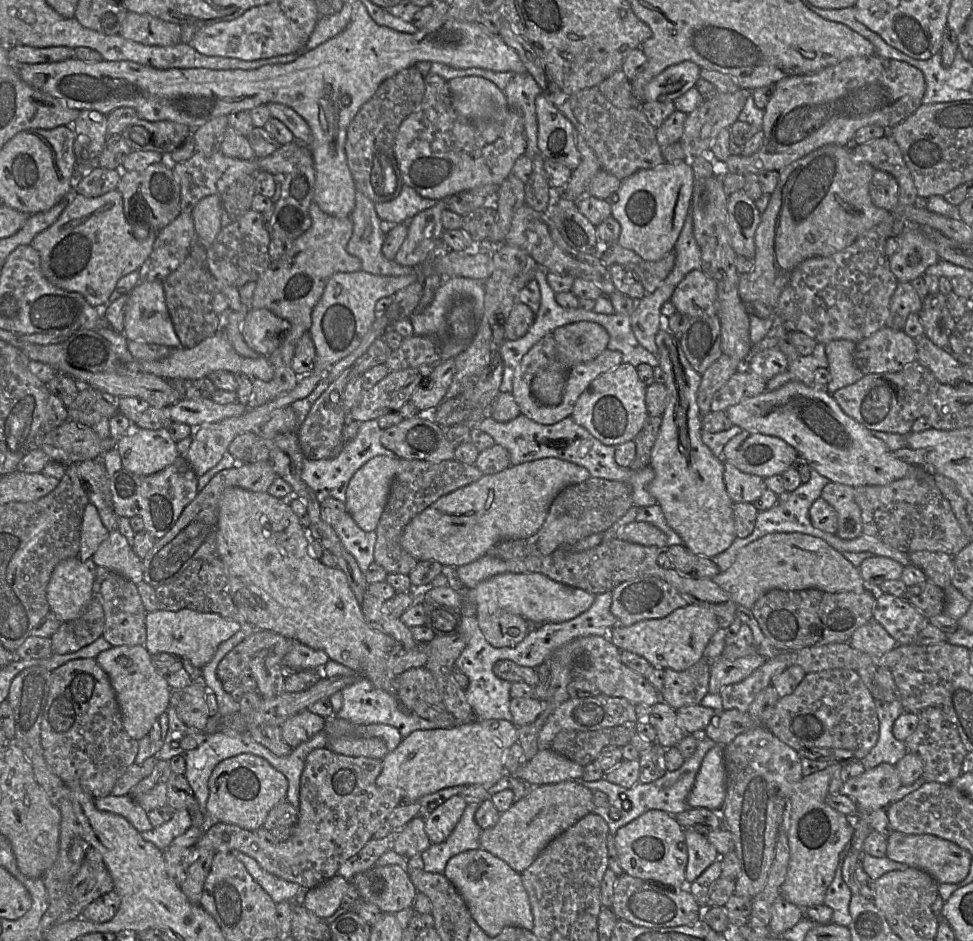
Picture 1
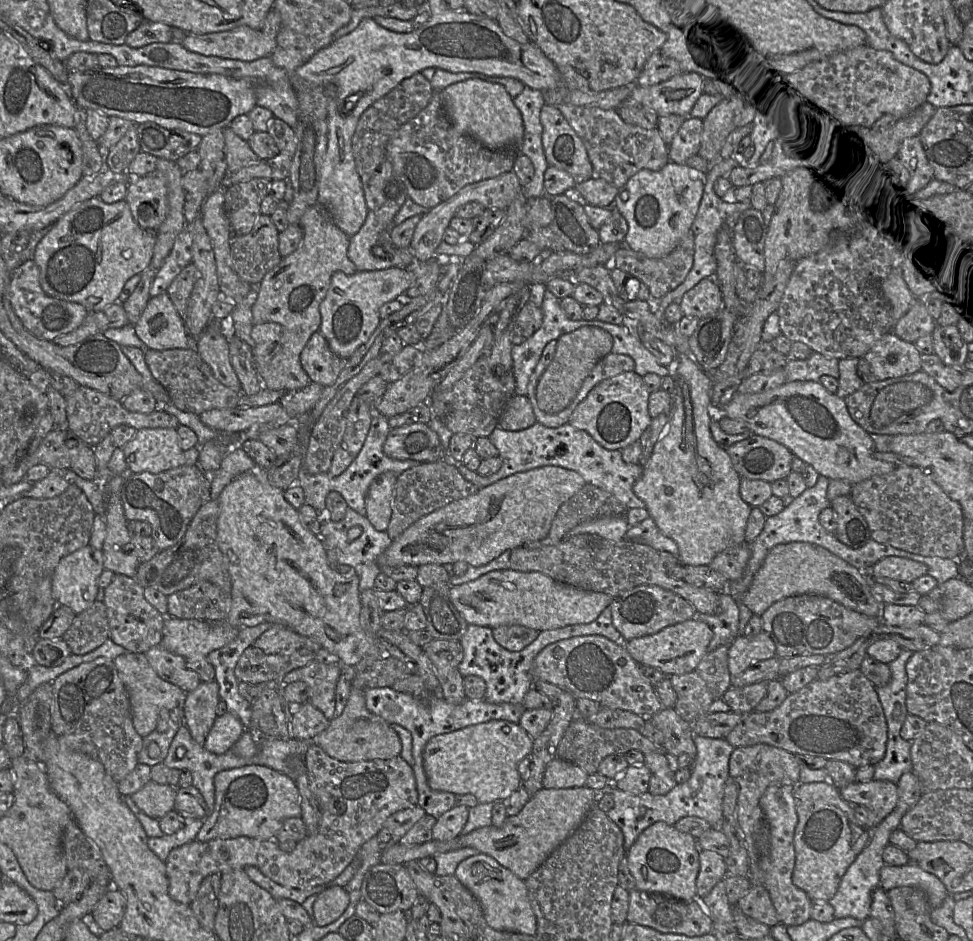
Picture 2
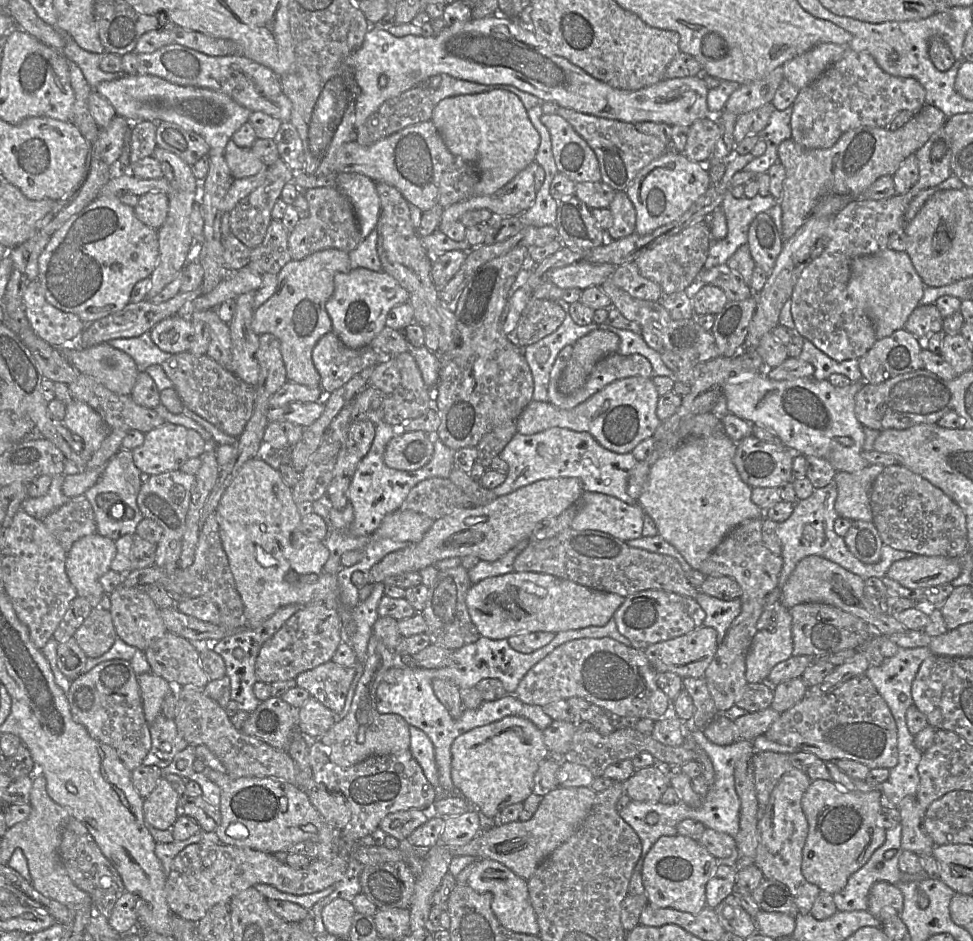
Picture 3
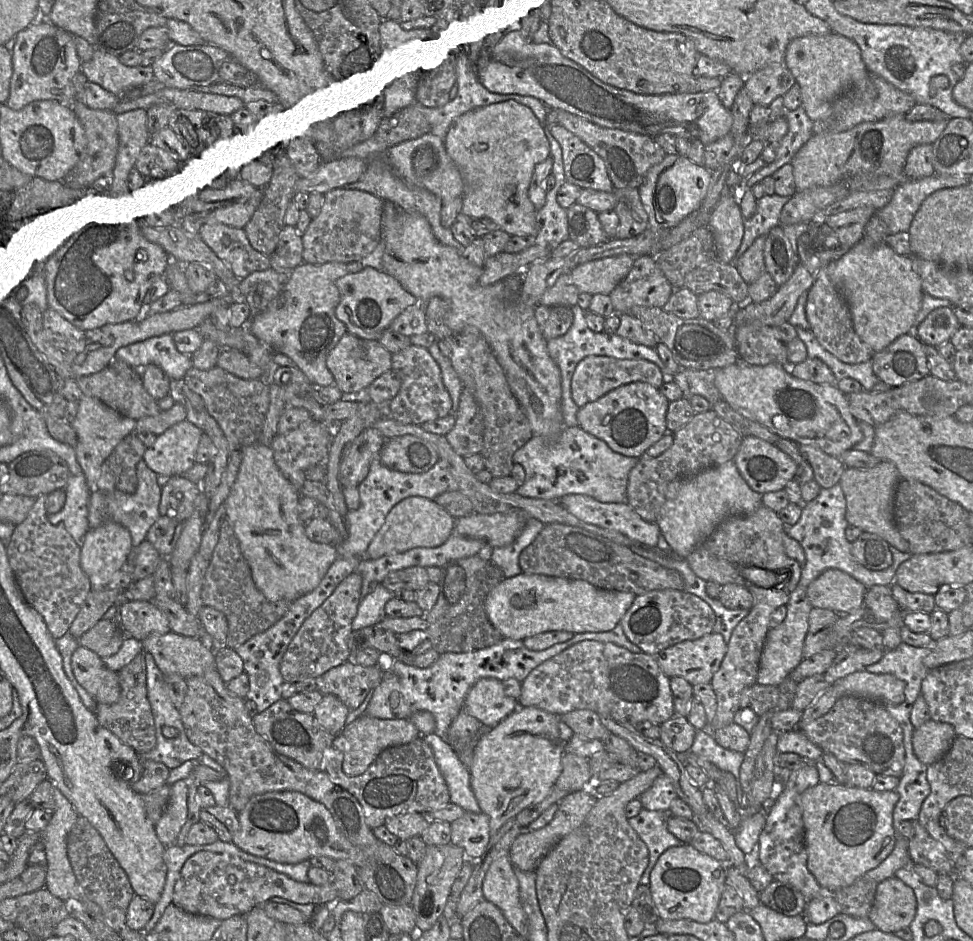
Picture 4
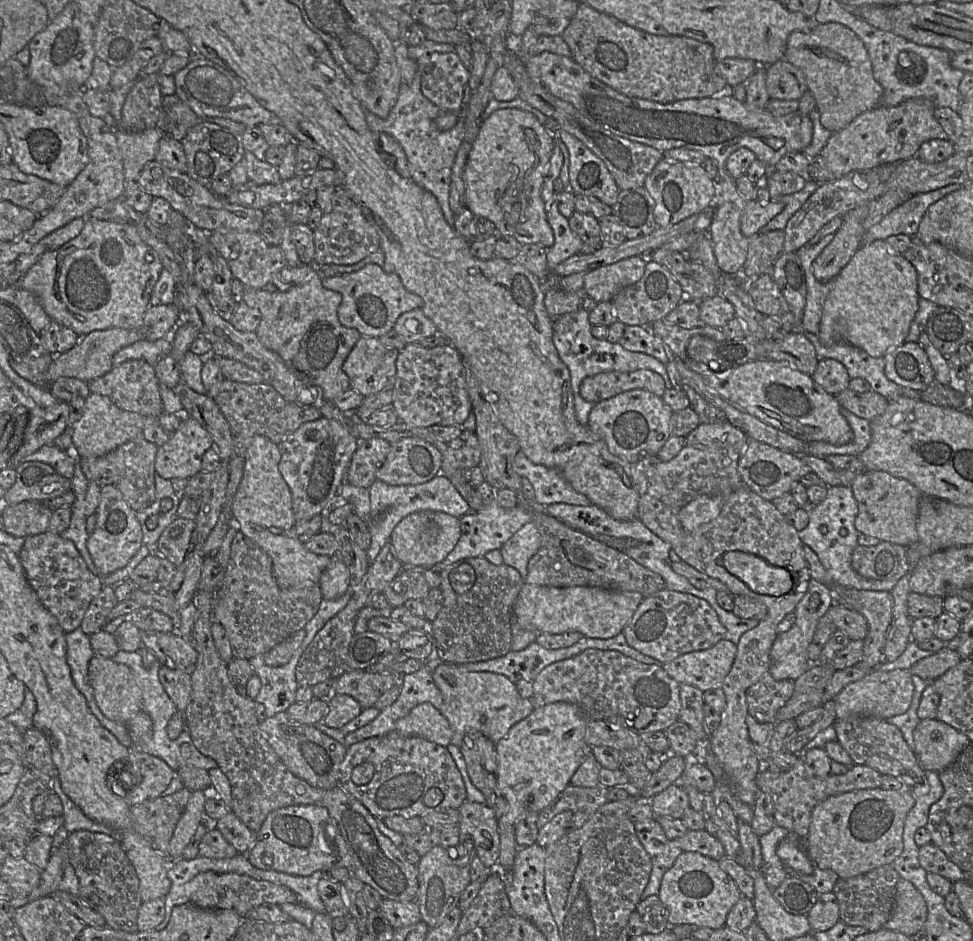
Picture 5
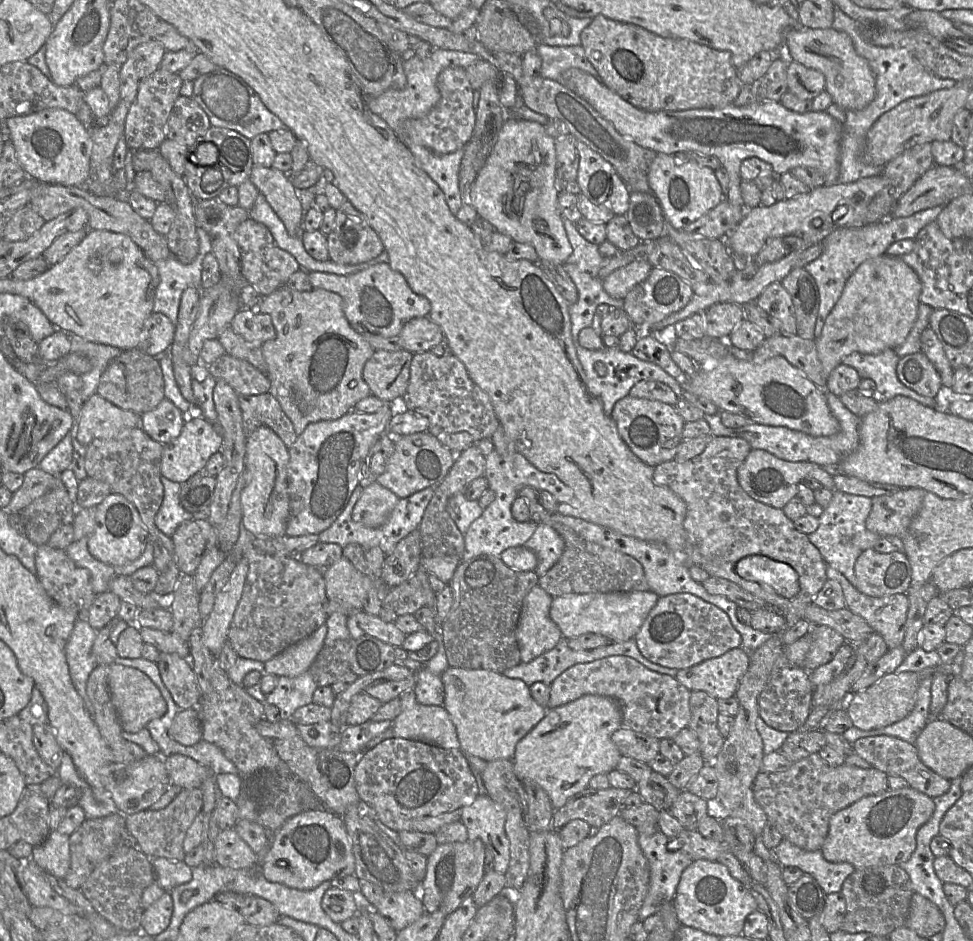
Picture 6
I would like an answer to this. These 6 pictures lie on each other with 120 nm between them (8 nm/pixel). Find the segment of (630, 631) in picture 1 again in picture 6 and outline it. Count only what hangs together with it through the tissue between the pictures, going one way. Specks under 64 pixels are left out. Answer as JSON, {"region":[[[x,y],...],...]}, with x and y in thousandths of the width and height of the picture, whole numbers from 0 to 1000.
{"region":[[[760,688],[739,698],[699,711],[694,721],[708,734],[724,734],[735,743],[747,743],[755,740],[769,709],[770,696]]]}

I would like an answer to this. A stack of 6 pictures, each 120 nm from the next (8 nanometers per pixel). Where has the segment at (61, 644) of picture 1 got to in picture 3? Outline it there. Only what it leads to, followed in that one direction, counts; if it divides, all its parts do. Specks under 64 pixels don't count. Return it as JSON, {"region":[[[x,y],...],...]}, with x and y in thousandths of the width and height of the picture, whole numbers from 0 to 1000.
{"region":[[[106,645],[96,646],[75,678],[89,698],[109,694],[121,678],[113,650]]]}

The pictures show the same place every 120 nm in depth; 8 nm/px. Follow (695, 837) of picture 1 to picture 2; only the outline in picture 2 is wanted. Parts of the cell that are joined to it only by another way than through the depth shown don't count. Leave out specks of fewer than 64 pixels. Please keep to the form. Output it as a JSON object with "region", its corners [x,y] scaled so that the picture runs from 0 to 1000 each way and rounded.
{"region":[[[718,903],[718,927],[715,933],[717,953],[725,953],[747,931],[744,912],[729,903]]]}

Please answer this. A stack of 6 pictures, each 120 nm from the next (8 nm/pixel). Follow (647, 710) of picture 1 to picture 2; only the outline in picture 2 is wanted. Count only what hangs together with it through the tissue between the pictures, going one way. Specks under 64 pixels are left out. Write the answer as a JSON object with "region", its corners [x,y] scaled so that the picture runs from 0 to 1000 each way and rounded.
{"region":[[[680,752],[666,762],[666,767],[678,775],[682,781],[680,794],[683,799],[697,804],[700,801],[716,803],[712,777],[707,767],[700,763],[693,752]]]}

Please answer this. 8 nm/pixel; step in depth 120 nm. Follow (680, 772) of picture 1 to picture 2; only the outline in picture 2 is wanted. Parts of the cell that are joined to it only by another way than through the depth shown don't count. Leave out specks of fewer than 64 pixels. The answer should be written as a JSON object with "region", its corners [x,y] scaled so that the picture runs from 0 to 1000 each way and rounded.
{"region":[[[714,780],[713,790],[716,795],[716,803],[709,815],[708,829],[695,833],[683,845],[670,845],[668,842],[652,845],[641,842],[635,838],[632,832],[628,832],[626,827],[624,827],[624,834],[621,837],[610,840],[612,844],[618,841],[621,844],[629,845],[631,849],[630,859],[622,864],[640,884],[642,910],[656,888],[673,874],[683,874],[689,878],[694,878],[700,869],[715,867],[727,872],[731,880],[742,881],[744,840],[750,826],[749,806],[755,794],[746,785],[721,783]]]}

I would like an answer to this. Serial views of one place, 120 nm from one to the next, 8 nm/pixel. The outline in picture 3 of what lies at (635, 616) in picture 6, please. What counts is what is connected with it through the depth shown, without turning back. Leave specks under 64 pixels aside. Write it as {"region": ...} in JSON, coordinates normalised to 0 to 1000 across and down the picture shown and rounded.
{"region":[[[524,608],[485,621],[479,643],[494,676],[522,679],[546,672],[568,672],[621,665],[642,639],[636,631],[604,625],[595,620],[553,608]]]}

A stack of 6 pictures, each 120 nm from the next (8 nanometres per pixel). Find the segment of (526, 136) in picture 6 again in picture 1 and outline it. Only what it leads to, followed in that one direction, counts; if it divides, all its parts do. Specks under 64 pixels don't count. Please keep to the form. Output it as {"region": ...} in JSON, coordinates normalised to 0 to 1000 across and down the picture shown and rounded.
{"region":[[[494,81],[460,86],[468,117],[486,129],[516,129],[523,112],[517,96]]]}

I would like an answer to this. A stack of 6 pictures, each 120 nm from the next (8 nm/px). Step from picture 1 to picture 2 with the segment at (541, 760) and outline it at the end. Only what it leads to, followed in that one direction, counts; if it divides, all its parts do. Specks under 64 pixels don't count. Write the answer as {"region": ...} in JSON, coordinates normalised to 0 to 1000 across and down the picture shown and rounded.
{"region":[[[573,806],[563,811],[558,825],[561,838],[580,838],[602,835],[604,823],[597,815]]]}

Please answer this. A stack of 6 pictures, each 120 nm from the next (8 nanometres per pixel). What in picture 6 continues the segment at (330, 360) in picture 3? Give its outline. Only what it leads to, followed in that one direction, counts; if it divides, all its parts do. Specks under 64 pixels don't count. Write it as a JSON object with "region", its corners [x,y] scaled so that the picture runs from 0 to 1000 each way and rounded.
{"region":[[[385,372],[375,386],[372,401],[381,420],[399,428],[409,428],[417,418],[424,375]]]}

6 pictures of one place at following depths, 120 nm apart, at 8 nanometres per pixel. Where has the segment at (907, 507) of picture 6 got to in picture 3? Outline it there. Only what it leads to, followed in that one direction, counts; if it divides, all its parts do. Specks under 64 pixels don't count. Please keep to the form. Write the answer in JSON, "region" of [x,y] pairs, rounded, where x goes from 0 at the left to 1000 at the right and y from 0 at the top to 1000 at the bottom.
{"region":[[[893,494],[881,502],[860,502],[857,511],[861,526],[858,542],[861,547],[875,554],[896,555],[894,522],[908,494]]]}

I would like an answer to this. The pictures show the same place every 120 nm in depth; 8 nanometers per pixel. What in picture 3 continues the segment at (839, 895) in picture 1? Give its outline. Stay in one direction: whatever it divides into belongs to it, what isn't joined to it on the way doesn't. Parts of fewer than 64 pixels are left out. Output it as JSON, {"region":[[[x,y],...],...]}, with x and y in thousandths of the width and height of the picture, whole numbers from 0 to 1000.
{"region":[[[927,878],[911,882],[908,898],[898,904],[891,917],[877,928],[869,942],[856,951],[860,968],[892,967],[892,951],[895,943],[902,937],[922,940],[927,934],[924,923]]]}

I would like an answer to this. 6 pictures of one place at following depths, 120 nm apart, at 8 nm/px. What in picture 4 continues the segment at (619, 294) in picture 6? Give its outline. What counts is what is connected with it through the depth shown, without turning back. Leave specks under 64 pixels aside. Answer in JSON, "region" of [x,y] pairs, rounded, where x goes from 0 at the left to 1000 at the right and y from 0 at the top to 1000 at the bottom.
{"region":[[[637,270],[592,283],[585,292],[596,311],[626,313],[645,292],[653,273]]]}

